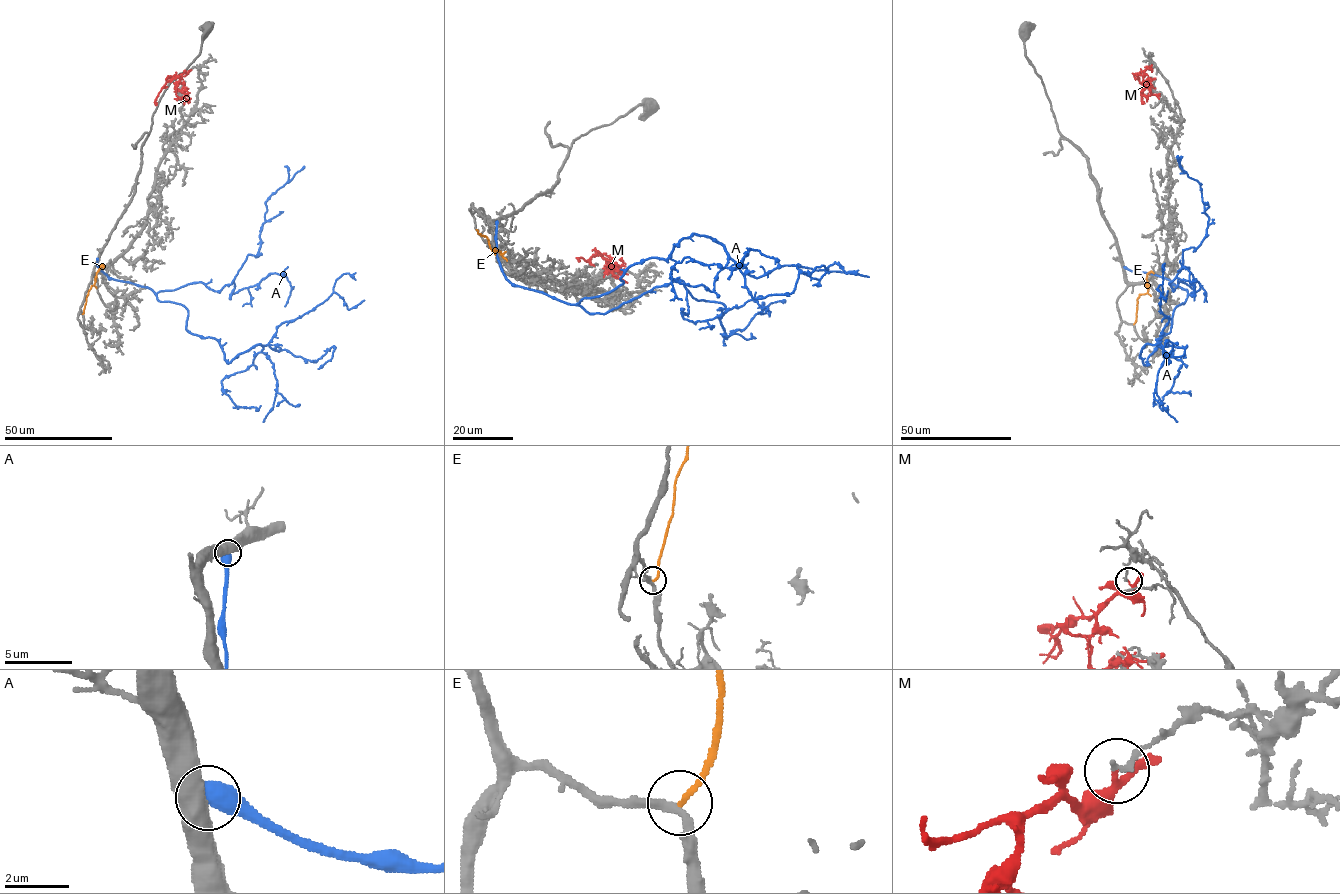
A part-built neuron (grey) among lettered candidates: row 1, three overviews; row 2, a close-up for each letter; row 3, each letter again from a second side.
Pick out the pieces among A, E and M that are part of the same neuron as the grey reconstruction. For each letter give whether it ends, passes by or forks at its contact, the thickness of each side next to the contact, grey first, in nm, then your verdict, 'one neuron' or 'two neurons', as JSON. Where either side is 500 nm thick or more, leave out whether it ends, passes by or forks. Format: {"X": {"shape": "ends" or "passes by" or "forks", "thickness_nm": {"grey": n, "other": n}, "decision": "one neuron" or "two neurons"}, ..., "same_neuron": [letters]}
{"A": {"thickness_nm": {"grey": 550, "other": 600}, "decision": "two neurons"}, "E": {"shape": "ends", "thickness_nm": {"grey": 240, "other": 160}, "decision": "two neurons"}, "M": {"shape": "passes by", "thickness_nm": {"grey": 170, "other": 220}, "decision": "two neurons"}, "same_neuron": []}

